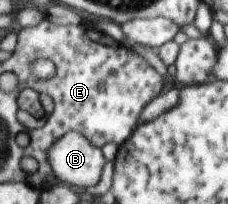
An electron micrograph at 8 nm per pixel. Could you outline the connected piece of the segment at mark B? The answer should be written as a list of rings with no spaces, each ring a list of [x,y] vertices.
[[[70,131],[49,151],[49,161],[63,184],[91,187],[101,181],[105,167],[103,149],[83,133]]]

